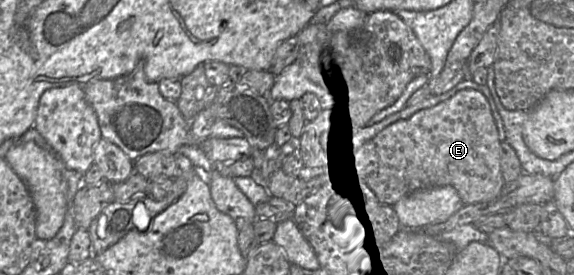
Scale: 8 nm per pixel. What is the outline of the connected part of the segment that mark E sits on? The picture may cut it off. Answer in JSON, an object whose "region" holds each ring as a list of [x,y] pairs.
{"region":[[[466,89],[434,107],[420,110],[408,119],[391,124],[373,139],[357,160],[346,167],[308,181],[289,176],[279,168],[264,181],[264,188],[271,196],[296,205],[324,184],[348,176],[363,176],[375,185],[388,206],[394,206],[401,198],[415,191],[446,185],[454,187],[464,205],[469,205],[491,202],[503,194],[504,179],[500,159],[501,142],[490,104],[482,92]]]}

